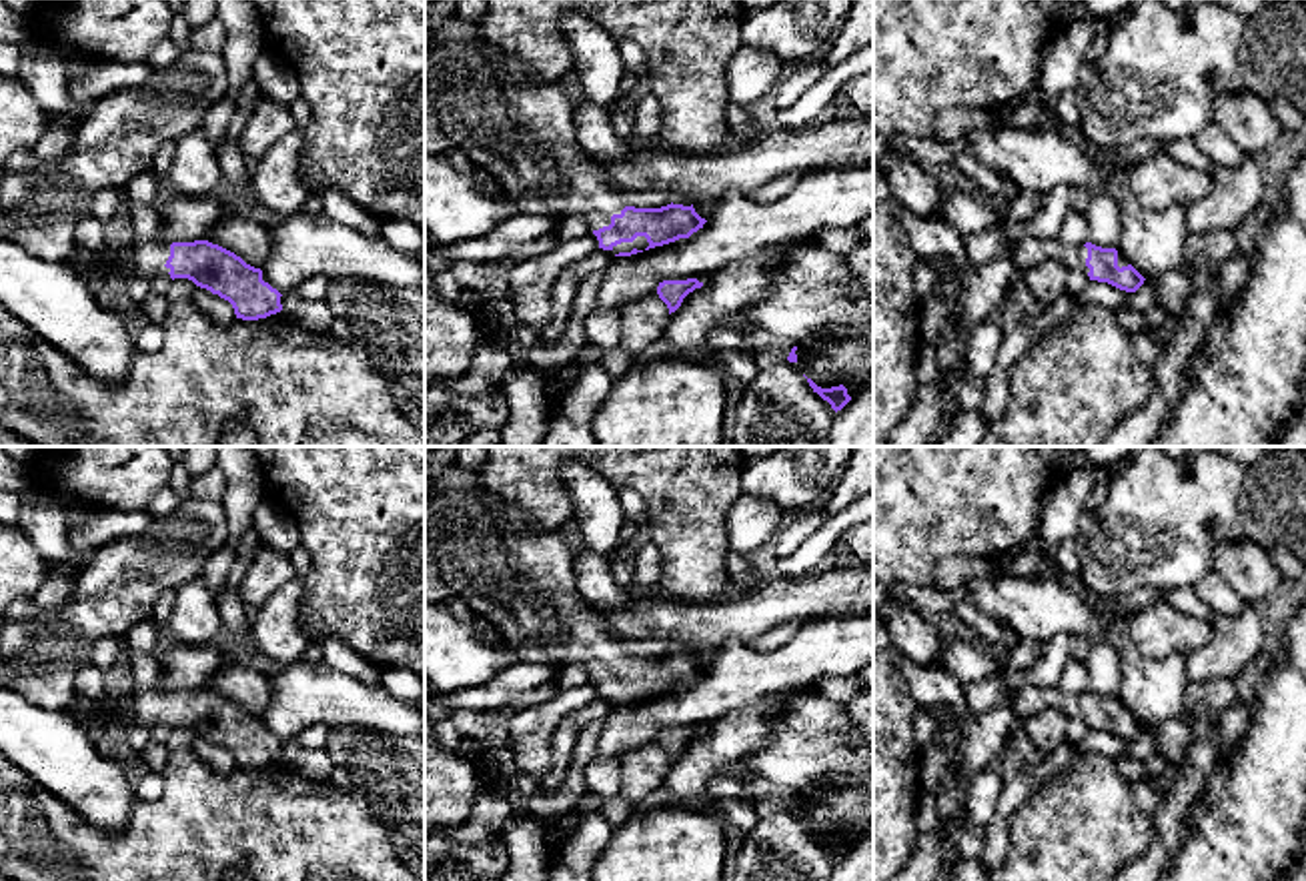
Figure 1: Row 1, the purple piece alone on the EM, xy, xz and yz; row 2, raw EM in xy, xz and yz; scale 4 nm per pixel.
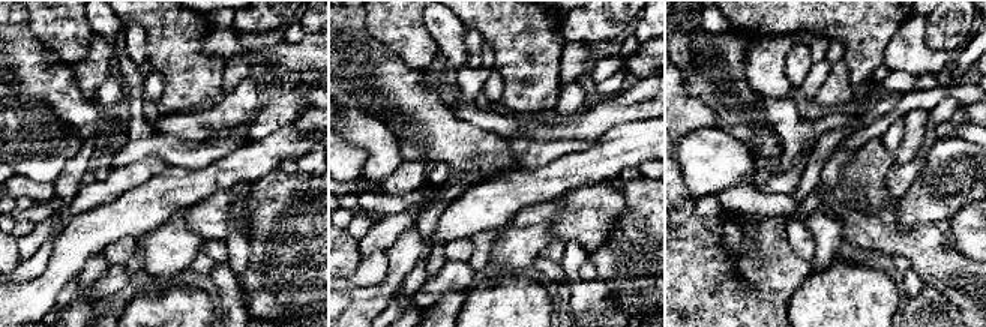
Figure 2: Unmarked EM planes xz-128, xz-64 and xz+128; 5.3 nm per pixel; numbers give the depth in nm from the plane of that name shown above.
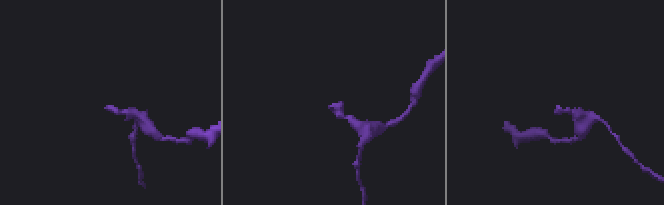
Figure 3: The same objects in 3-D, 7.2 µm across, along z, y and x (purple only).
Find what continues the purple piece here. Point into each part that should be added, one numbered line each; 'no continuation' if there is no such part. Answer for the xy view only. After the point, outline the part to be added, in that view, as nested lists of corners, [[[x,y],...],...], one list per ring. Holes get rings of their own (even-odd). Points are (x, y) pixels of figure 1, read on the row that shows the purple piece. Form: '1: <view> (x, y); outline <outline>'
1: xy (143, 259); outline [[[132,242],[118,252],[116,260],[106,260],[104,254],[98,260],[102,270],[100,288],[122,288],[130,274],[144,280],[168,274],[166,260],[170,256],[170,244],[158,242]]]

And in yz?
1: yz (1070, 255); outline [[[1044,240],[1042,248],[1044,248],[1046,258],[1054,258],[1054,260],[1062,262],[1068,270],[1080,268],[1086,274],[1090,272],[1090,268],[1086,266],[1088,248],[1084,244],[1068,244],[1062,240]]]

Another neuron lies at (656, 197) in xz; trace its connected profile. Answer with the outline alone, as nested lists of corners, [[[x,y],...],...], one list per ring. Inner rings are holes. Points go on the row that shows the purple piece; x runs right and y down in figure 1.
[[[665,188],[631,190],[625,196],[625,206],[635,208],[661,208],[667,204],[671,204],[671,192]]]

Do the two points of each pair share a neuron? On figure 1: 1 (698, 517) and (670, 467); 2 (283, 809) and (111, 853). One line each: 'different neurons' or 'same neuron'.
1: same neuron
2: same neuron

